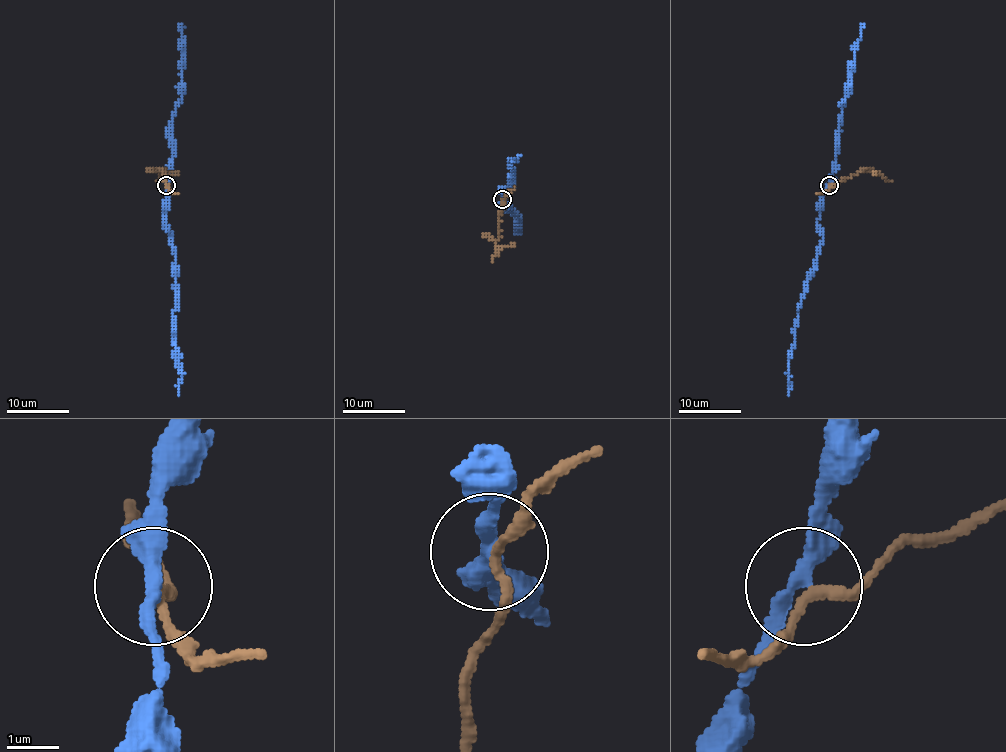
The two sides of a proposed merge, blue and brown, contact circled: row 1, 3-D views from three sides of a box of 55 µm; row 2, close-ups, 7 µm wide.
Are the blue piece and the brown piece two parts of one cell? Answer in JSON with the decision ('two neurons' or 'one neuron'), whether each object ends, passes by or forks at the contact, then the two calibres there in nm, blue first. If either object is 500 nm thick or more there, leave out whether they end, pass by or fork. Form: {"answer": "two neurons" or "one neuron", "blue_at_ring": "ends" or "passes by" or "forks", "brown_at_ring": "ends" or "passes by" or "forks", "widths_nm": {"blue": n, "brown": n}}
{"answer": "two neurons", "blue_at_ring": "passes by", "brown_at_ring": "passes by", "widths_nm": {"blue": 300, "brown": 170}}

